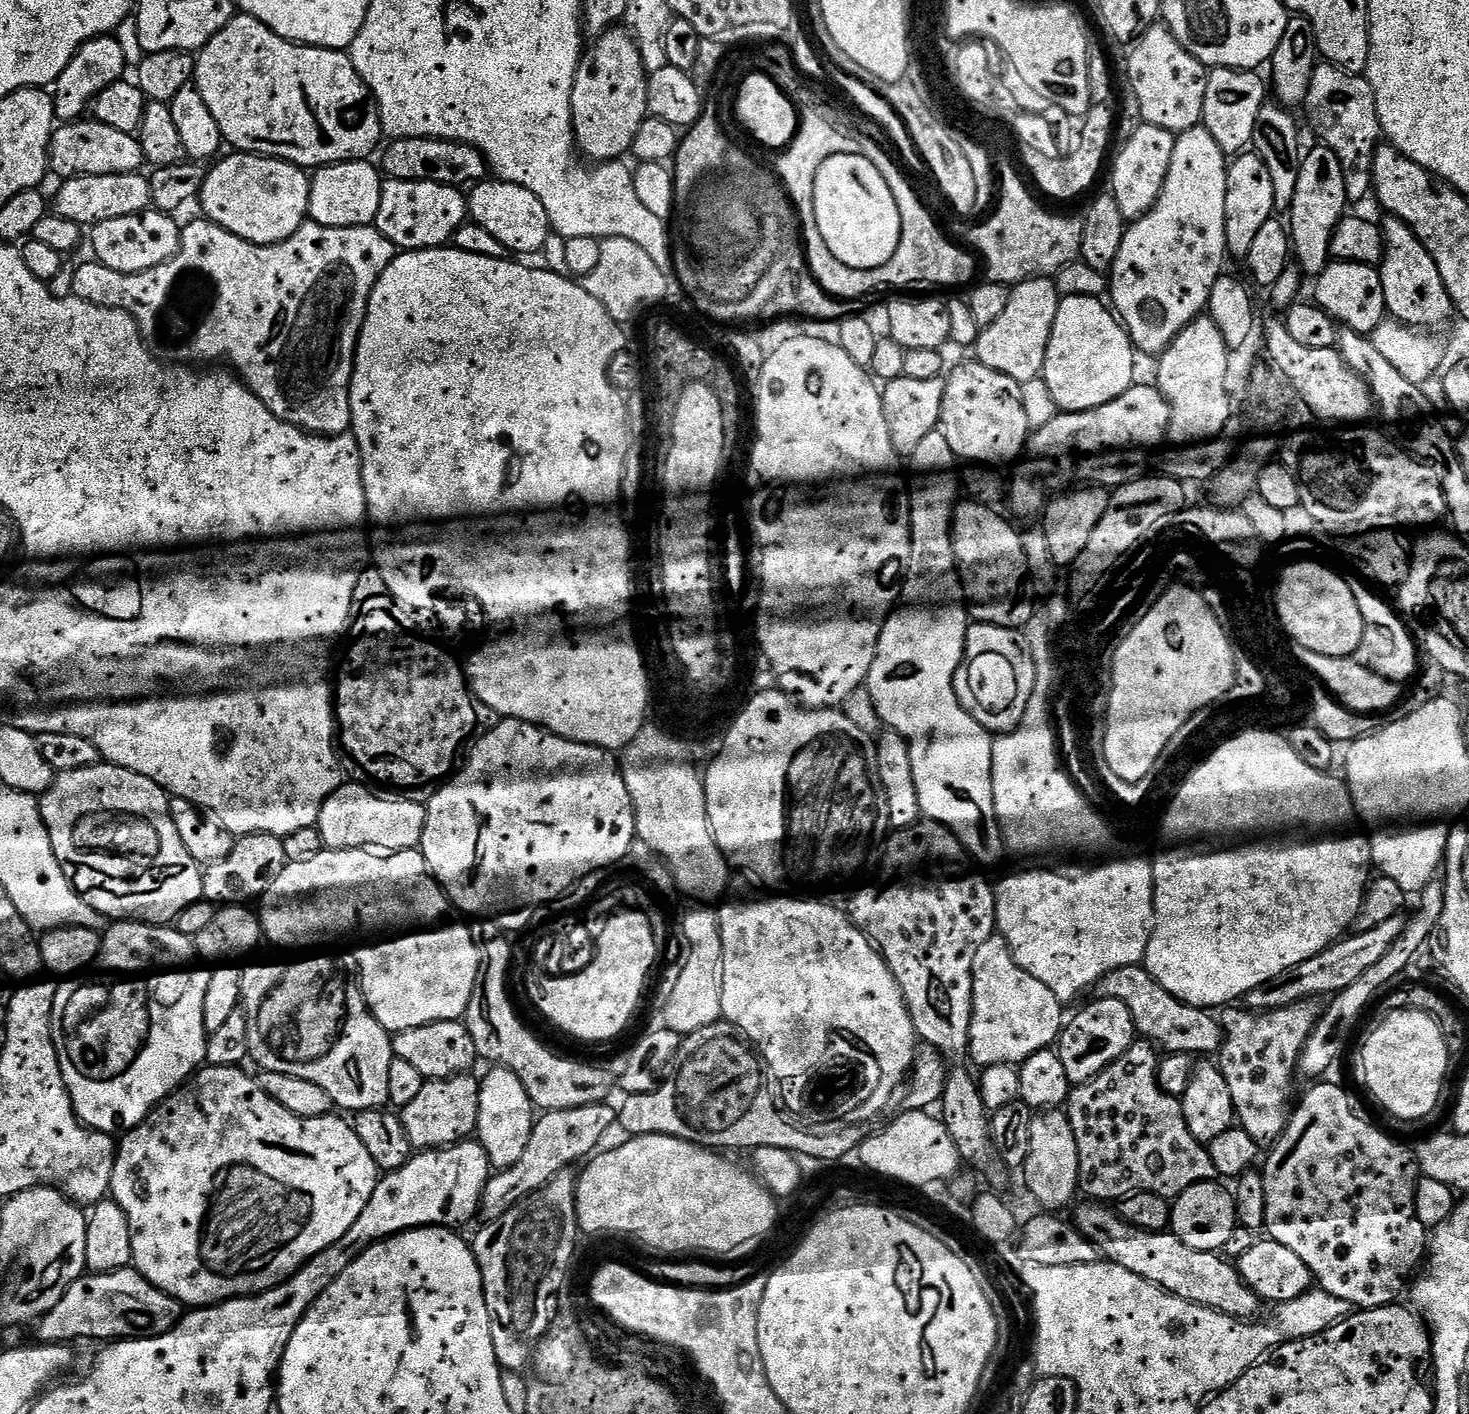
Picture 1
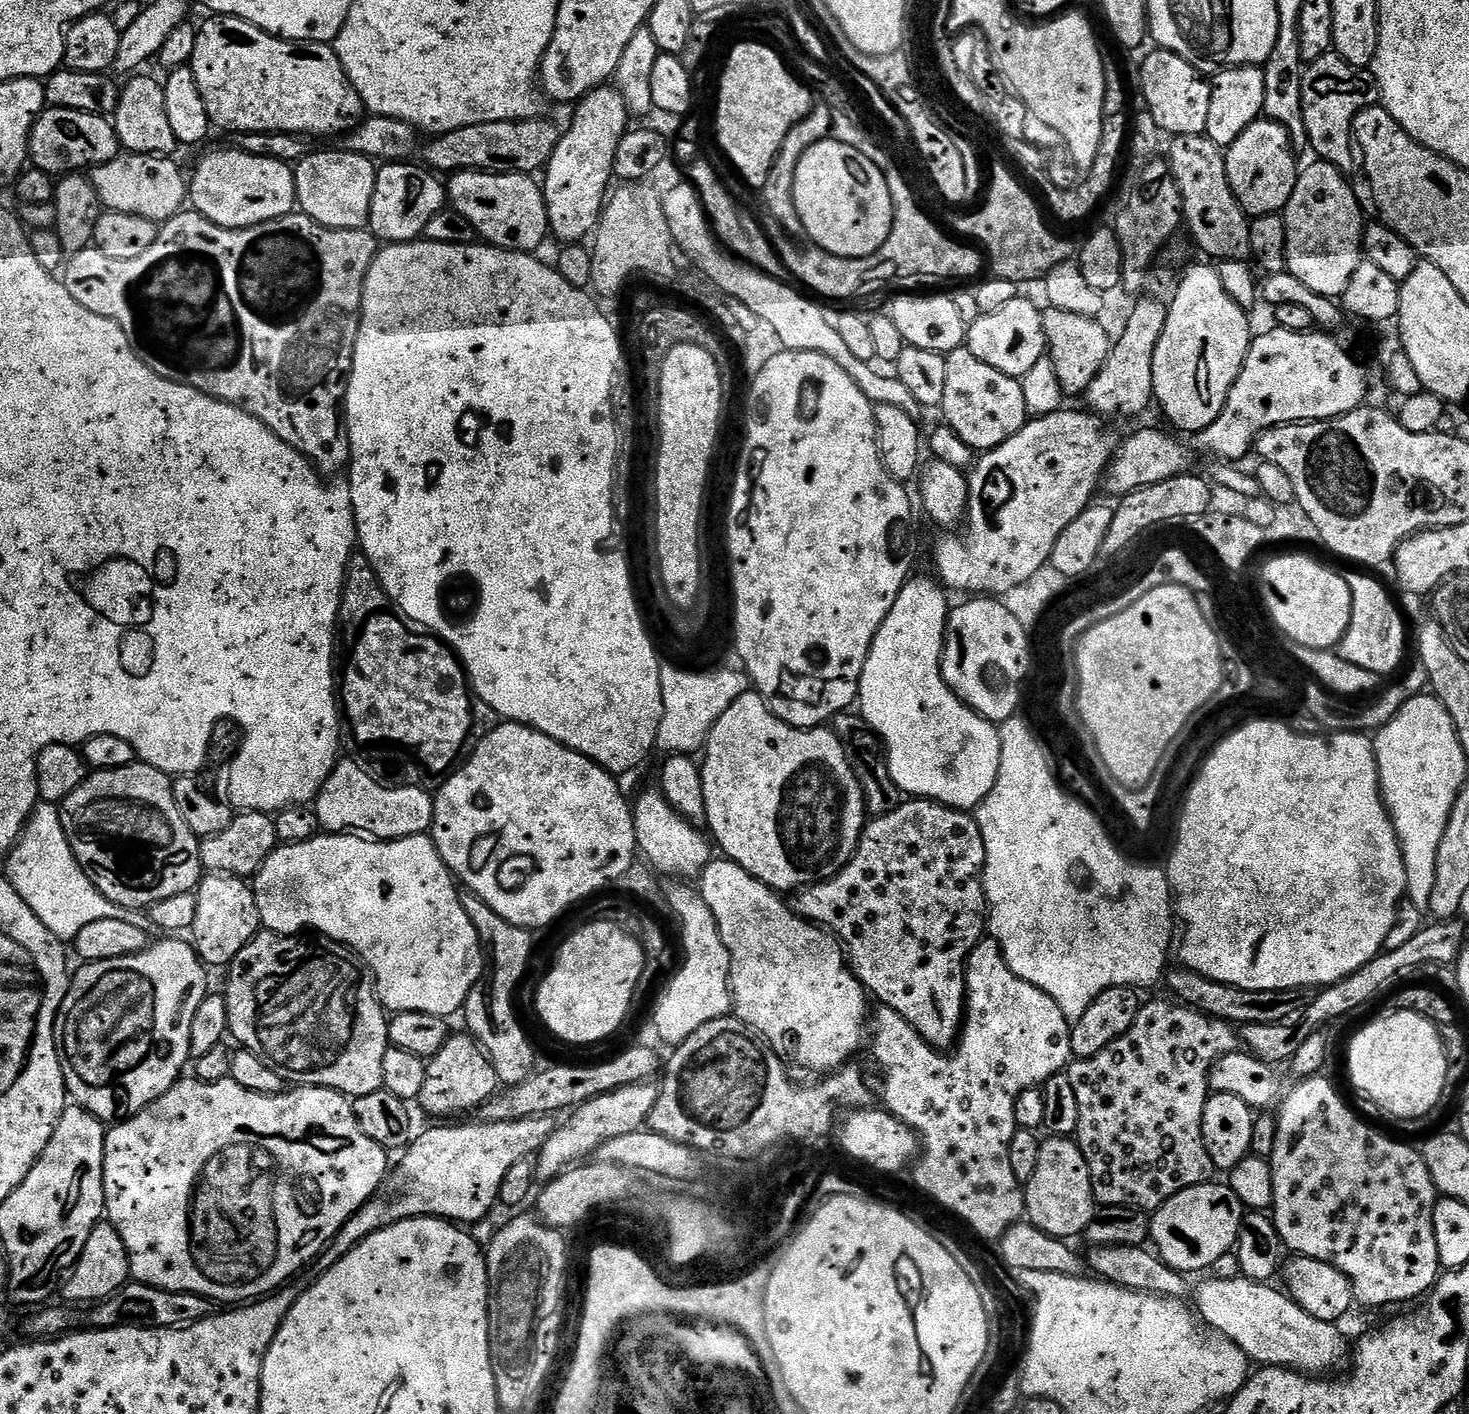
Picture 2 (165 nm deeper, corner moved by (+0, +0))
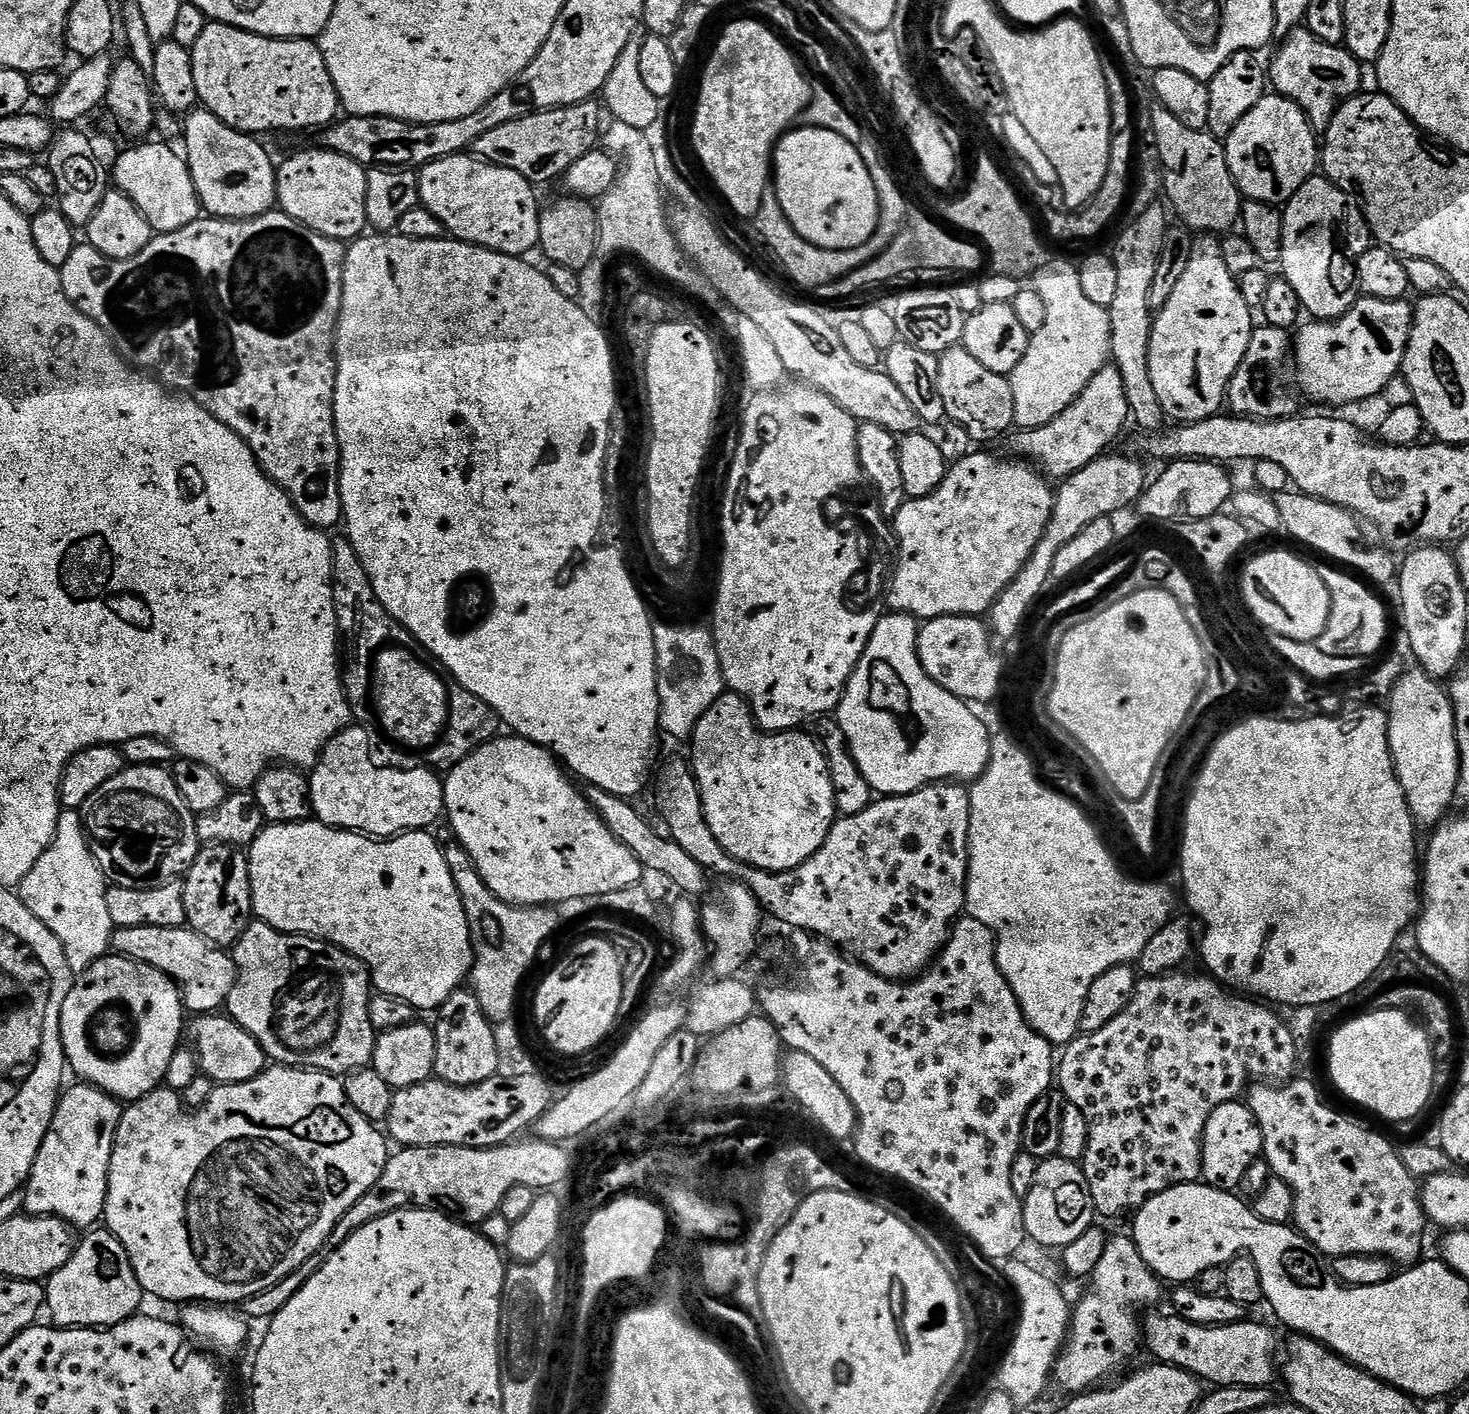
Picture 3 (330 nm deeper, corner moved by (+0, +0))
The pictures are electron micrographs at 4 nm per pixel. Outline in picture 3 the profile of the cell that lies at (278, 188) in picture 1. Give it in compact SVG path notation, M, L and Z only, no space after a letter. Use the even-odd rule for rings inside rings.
M203 106L187 113L183 121L182 152L187 159L190 174L194 178L194 190L198 190L201 209L209 217L222 220L253 220L255 216L264 216L277 207L277 165L274 160L272 164L267 150L256 140L259 139L255 135L226 126Z

